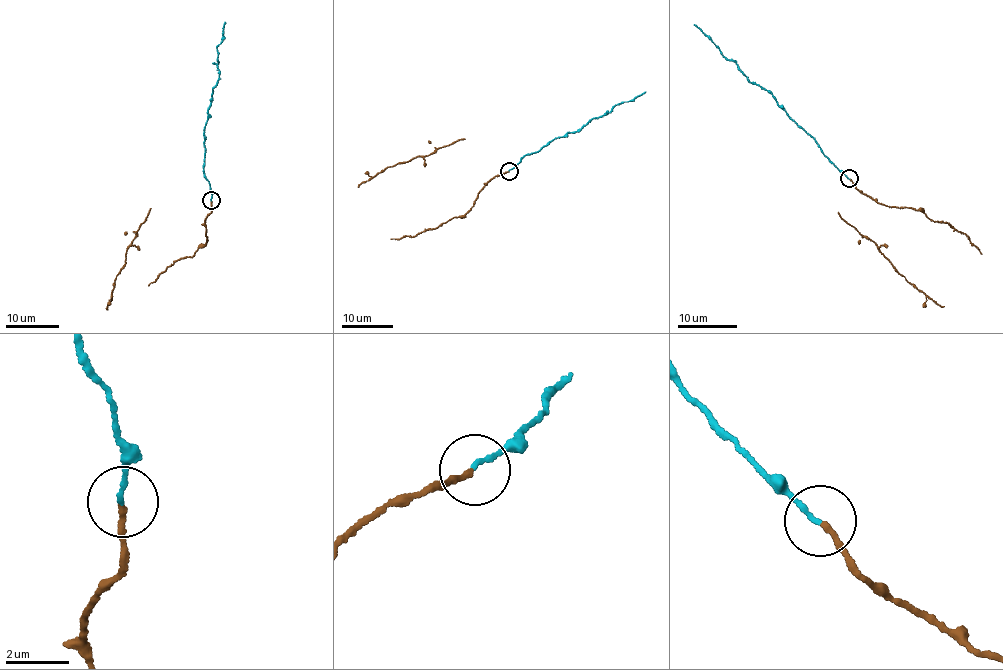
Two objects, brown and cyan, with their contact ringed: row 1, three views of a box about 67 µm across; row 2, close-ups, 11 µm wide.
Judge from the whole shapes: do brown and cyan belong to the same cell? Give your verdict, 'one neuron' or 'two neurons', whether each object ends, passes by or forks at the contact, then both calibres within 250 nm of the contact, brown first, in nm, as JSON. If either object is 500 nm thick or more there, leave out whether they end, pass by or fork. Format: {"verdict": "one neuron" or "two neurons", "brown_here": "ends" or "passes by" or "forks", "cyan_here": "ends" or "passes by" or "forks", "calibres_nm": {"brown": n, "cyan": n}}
{"verdict": "two neurons", "brown_here": "ends", "cyan_here": "ends", "calibres_nm": {"brown": 180, "cyan": 150}}

